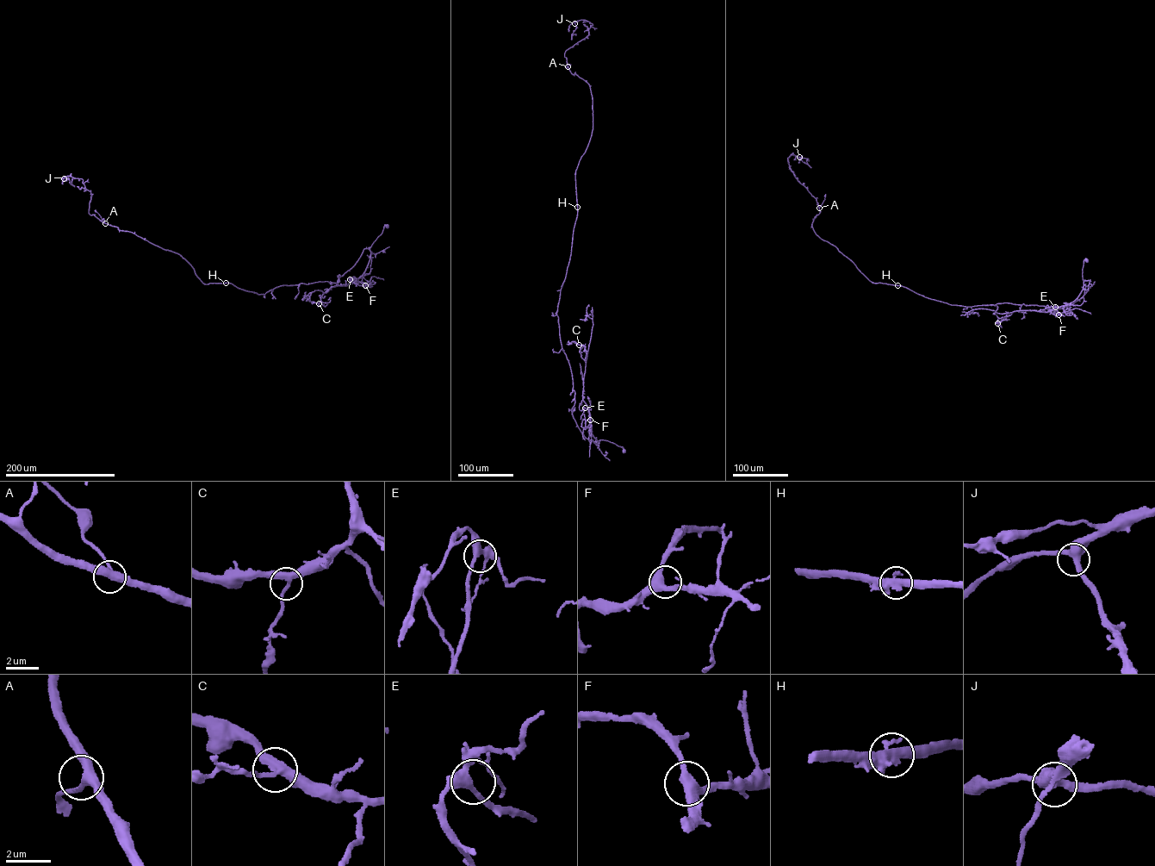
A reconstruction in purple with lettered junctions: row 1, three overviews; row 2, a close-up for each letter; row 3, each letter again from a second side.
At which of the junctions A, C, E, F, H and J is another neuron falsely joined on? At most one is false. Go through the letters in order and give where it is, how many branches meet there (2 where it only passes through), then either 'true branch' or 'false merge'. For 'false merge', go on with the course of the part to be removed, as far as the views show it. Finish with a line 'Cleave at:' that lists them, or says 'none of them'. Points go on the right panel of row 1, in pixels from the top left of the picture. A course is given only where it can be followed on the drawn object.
A: at (819, 208); 3 branches meet; true branch
C: at (997, 323); 3 branches meet; true branch
E: at (1055, 307); 3 branches meet; true branch
F: at (1058, 314); 3 branches meet; true branch
H: at (897, 285); 3 branches meet; true branch
J: at (799, 157); 3 branches meet; true branch
Cleave at: none of them

